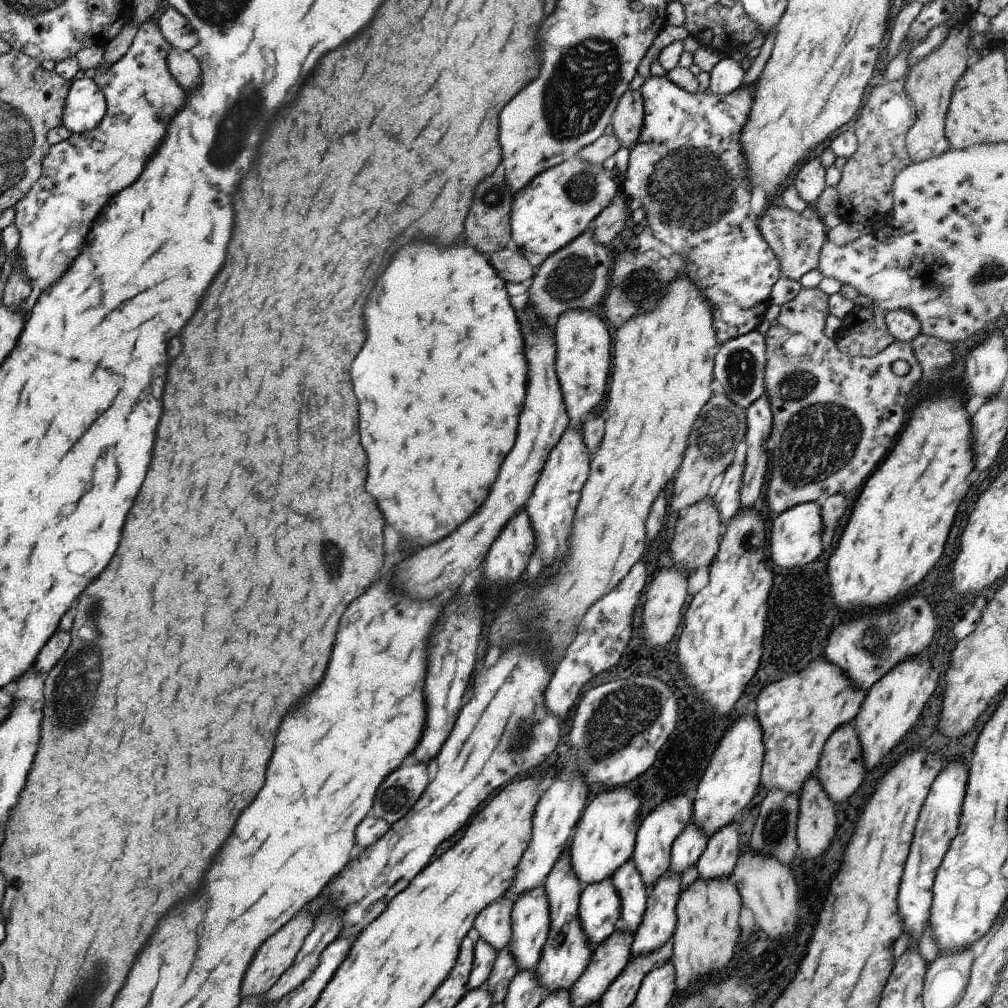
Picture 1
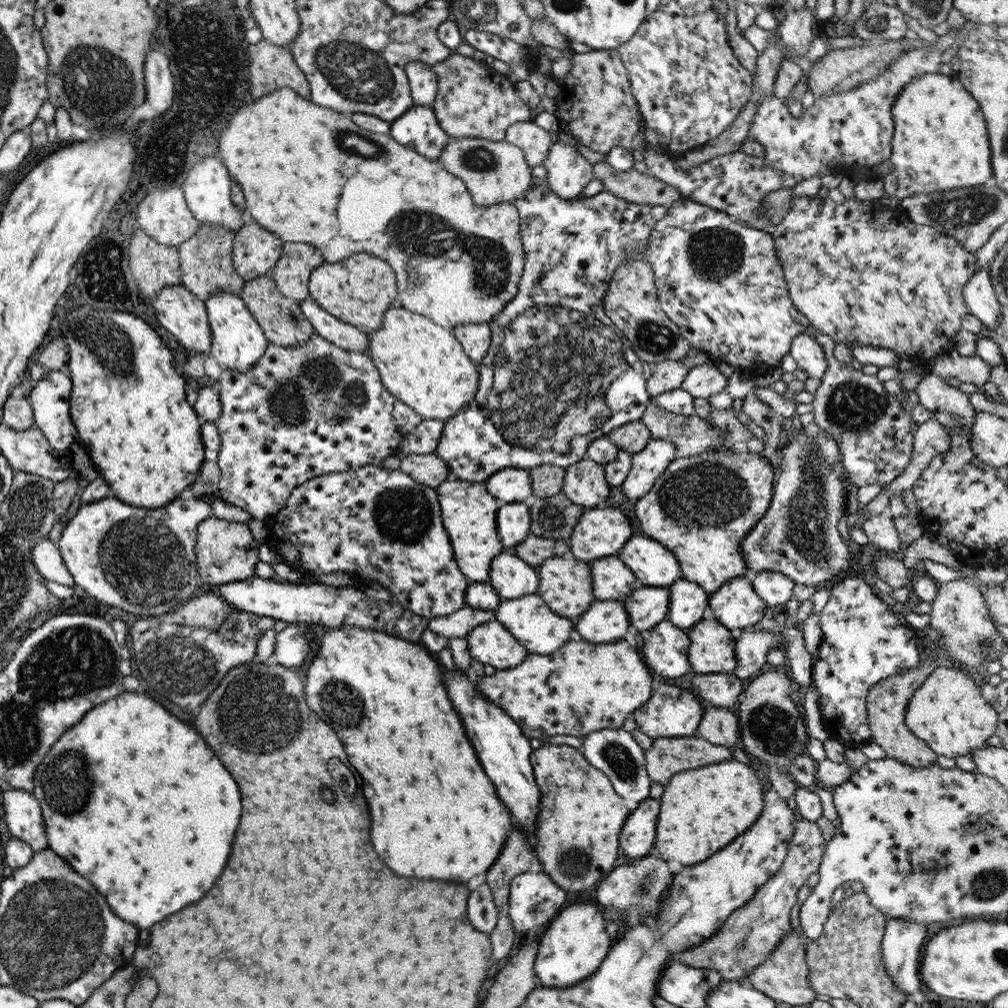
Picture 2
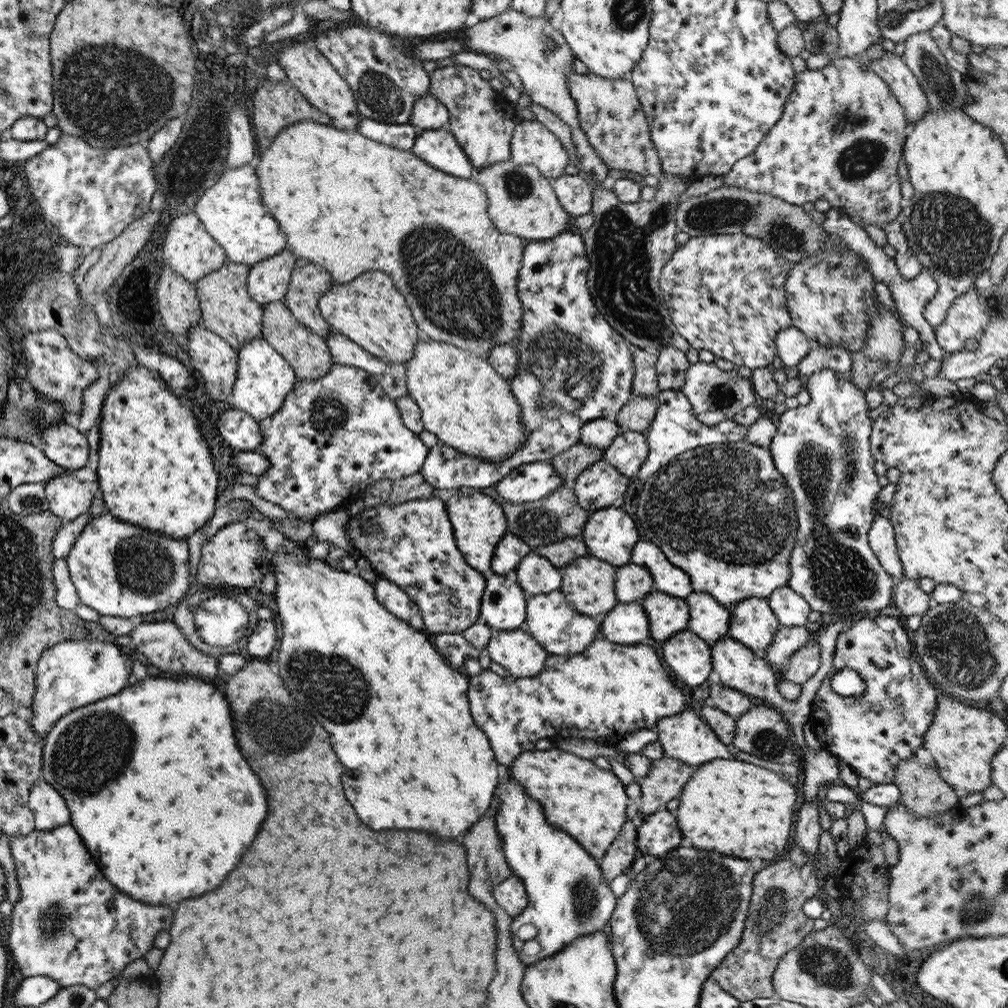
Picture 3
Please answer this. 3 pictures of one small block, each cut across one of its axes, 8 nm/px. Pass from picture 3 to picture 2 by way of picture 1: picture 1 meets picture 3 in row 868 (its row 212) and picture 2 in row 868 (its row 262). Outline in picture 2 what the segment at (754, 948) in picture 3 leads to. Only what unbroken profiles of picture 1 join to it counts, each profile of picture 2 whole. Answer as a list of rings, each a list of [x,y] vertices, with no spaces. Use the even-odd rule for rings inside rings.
[[[793,816],[792,837],[788,844],[788,849],[781,863],[781,866],[774,874],[757,890],[753,896],[743,905],[722,922],[722,927],[709,938],[700,942],[696,947],[682,950],[675,958],[684,965],[693,968],[716,970],[723,981],[744,982],[746,974],[752,971],[760,962],[763,962],[769,953],[776,949],[775,945],[784,937],[791,928],[789,928],[789,912],[791,906],[795,904],[795,894],[799,888],[806,884],[806,880],[813,872],[818,872],[818,866],[824,851],[826,840],[821,836],[819,827],[814,822],[805,821],[804,819]]]

